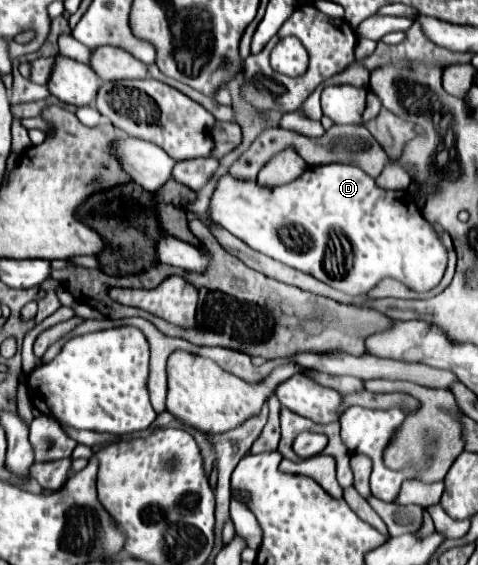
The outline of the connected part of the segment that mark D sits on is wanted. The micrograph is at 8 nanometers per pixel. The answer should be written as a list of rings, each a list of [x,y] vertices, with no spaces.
[[[355,165],[307,167],[299,179],[279,187],[259,187],[257,181],[235,179],[225,173],[211,195],[209,217],[255,251],[309,273],[347,295],[367,295],[385,277],[399,279],[413,291],[429,291],[439,285],[447,267],[447,249],[433,225],[423,219],[415,199],[407,191],[379,189],[373,177]]]

